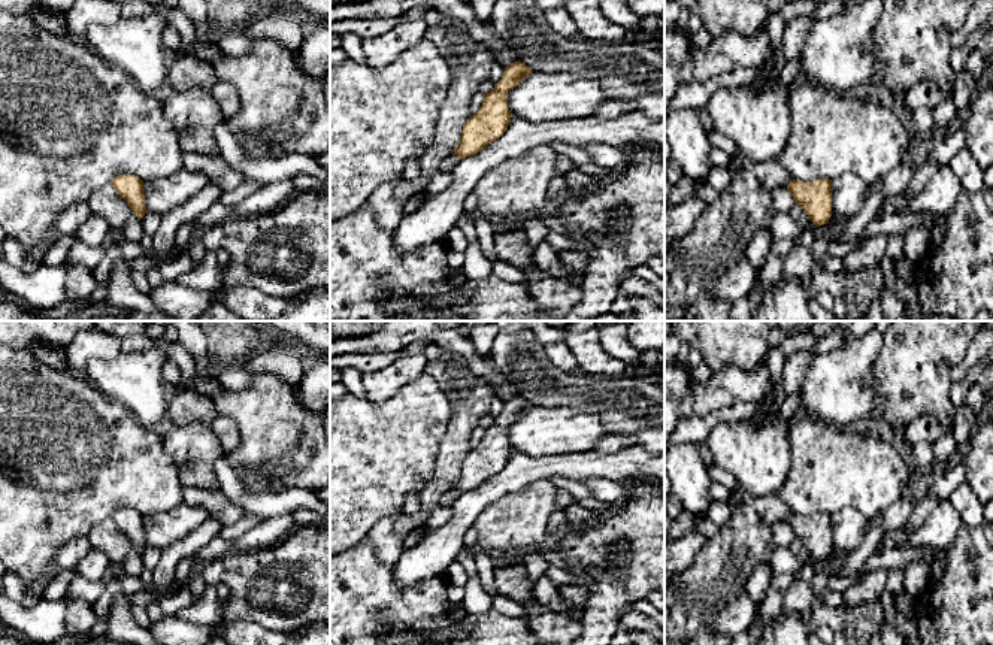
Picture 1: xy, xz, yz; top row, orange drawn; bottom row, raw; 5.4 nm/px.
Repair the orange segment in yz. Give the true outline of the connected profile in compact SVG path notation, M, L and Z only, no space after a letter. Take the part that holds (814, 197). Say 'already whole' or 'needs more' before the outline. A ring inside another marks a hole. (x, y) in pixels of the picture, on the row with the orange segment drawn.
already whole; M793 179L787 191L815 225L824 225L832 216L832 179L803 182Z

